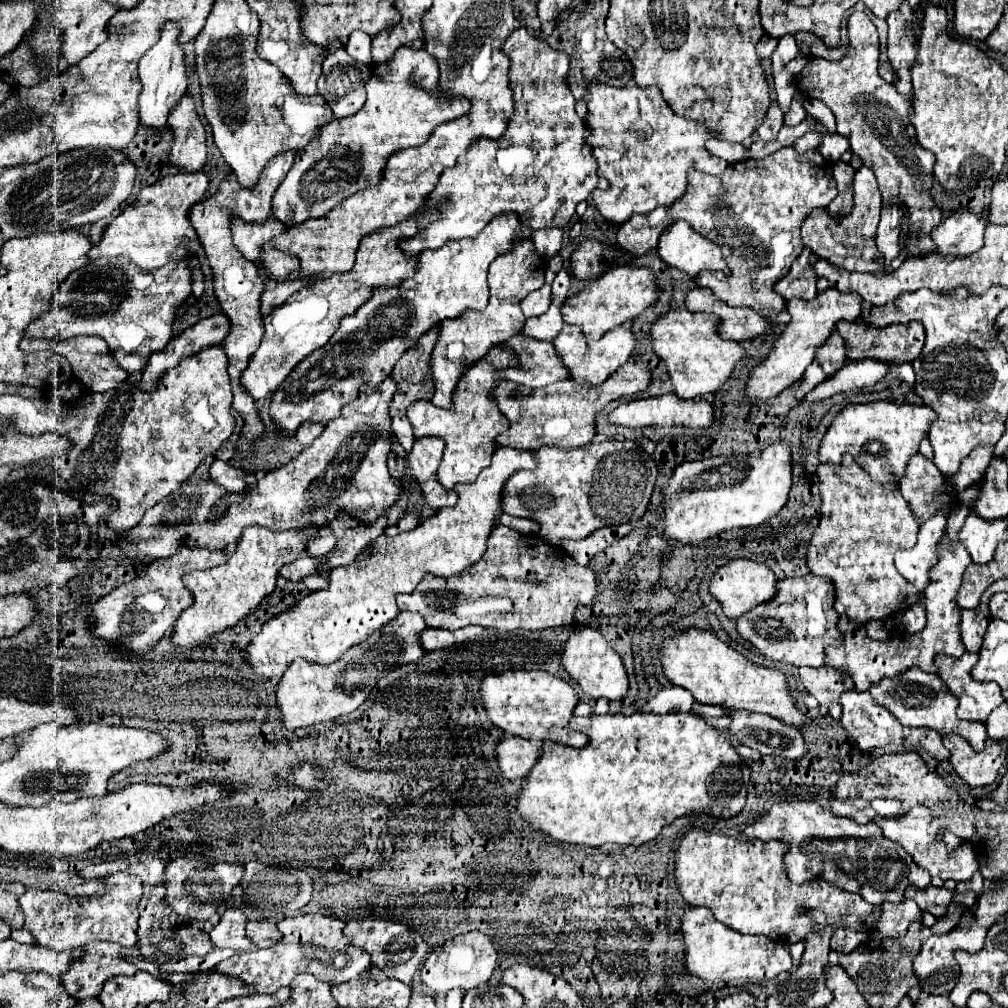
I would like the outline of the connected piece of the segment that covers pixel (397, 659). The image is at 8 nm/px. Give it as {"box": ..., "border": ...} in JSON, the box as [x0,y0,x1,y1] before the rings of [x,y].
{"box":[277,612,425,730],"border":[[[401,612],[393,622],[385,624],[381,630],[373,632],[363,644],[353,646],[349,652],[343,654],[337,662],[329,666],[311,664],[303,658],[297,658],[283,674],[281,682],[277,684],[277,712],[283,720],[285,730],[297,730],[303,726],[319,724],[325,720],[335,720],[343,714],[349,714],[365,702],[371,688],[383,678],[387,672],[419,660],[425,650],[419,644],[419,634],[425,630],[425,622],[421,614]]]}

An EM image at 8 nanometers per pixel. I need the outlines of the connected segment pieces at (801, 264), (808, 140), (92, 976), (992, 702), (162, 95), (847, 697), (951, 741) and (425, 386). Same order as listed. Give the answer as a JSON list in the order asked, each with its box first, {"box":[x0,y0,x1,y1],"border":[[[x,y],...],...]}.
[{"box":[775,248,817,300],"border":[[[805,248],[791,264],[791,270],[785,278],[781,278],[775,284],[775,292],[781,294],[785,300],[791,298],[801,298],[801,300],[813,300],[815,298],[815,282],[817,274],[809,266],[809,256],[811,252]]]},{"box":[793,132,821,152],"border":[[[805,132],[801,138],[797,138],[797,142],[793,144],[793,148],[797,152],[807,152],[807,150],[815,150],[821,144],[821,134],[817,132]]]},{"box":[61,942,137,998],"border":[[[87,942],[81,948],[81,958],[73,960],[69,970],[61,976],[61,984],[73,998],[95,998],[103,982],[111,976],[137,972],[137,968],[127,962],[125,954],[131,954],[131,950],[113,942]]]},{"box":[935,652,1005,722],"border":[[[965,652],[961,658],[939,654],[935,658],[937,674],[959,700],[957,716],[963,720],[985,722],[987,716],[1005,702],[1001,688],[995,682],[977,682],[971,678],[971,668],[977,664],[977,654]]]},{"box":[139,22,187,136],"border":[[[173,22],[163,24],[161,28],[161,40],[145,52],[145,56],[139,60],[139,78],[143,84],[143,90],[139,94],[139,116],[141,126],[153,134],[159,136],[167,130],[167,118],[169,112],[181,102],[181,98],[187,92],[187,74],[185,74],[185,56],[181,46],[177,44],[179,28]]]},{"box":[841,690,907,752],"border":[[[849,690],[845,694],[841,694],[841,706],[843,706],[843,716],[841,716],[841,726],[847,732],[847,736],[855,742],[855,746],[863,752],[869,752],[873,748],[879,746],[887,746],[893,744],[893,740],[897,740],[897,744],[903,744],[907,740],[907,728],[903,728],[897,718],[893,718],[893,714],[889,714],[889,710],[885,708],[877,708],[877,704],[871,708],[871,694],[869,692],[855,692]]]},{"box":[943,734,1007,788],"border":[[[949,734],[943,738],[943,746],[951,752],[949,762],[953,770],[971,788],[993,784],[1007,756],[1007,740],[993,742],[991,738],[987,738],[983,752],[973,752],[961,736]]]},{"box":[389,332,433,452],"border":[[[427,332],[427,334],[423,334],[423,336],[419,338],[419,344],[411,346],[411,348],[399,358],[399,362],[395,364],[395,368],[393,368],[393,372],[391,372],[391,378],[397,382],[397,394],[393,396],[393,400],[391,400],[391,404],[389,404],[389,416],[391,416],[393,430],[395,430],[395,434],[397,434],[397,440],[399,440],[399,444],[403,446],[405,452],[409,452],[411,446],[413,446],[413,442],[415,442],[411,424],[409,424],[409,420],[407,420],[407,416],[405,416],[407,406],[409,406],[411,402],[415,402],[415,400],[421,400],[421,398],[425,398],[425,400],[431,400],[431,398],[433,398],[433,380],[431,380],[431,370],[429,370],[429,356],[431,356],[431,346],[429,346],[429,332]]]}]

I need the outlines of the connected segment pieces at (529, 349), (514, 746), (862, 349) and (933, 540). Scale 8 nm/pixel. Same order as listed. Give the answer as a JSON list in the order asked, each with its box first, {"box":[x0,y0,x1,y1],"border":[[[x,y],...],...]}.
[{"box":[497,334,567,388],"border":[[[517,334],[497,346],[509,346],[509,350],[517,352],[517,360],[521,362],[521,366],[509,366],[509,370],[501,370],[501,378],[505,380],[513,380],[529,388],[541,388],[567,378],[567,370],[555,354],[551,342]]]},{"box":[495,736,541,780],"border":[[[505,736],[497,742],[495,754],[499,770],[507,780],[523,780],[537,762],[541,748],[537,742],[519,736]]]},{"box":[836,318,923,364],"border":[[[857,318],[855,322],[839,321],[836,330],[845,338],[845,348],[847,348],[847,358],[851,360],[865,360],[865,358],[877,358],[881,362],[891,362],[891,364],[903,364],[903,362],[913,362],[917,354],[921,354],[923,348],[923,326],[921,322],[909,322],[909,324],[891,324],[885,328],[869,326],[867,322],[861,322]]]},{"box":[895,510,947,592],"border":[[[947,510],[937,512],[919,528],[919,540],[913,548],[895,554],[895,566],[919,592],[929,584],[929,570],[937,564],[937,542],[947,524]]]}]

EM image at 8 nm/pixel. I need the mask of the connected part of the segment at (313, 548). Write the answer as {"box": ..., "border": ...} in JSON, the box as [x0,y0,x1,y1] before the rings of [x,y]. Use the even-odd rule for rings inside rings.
{"box":[305,534,337,558],"border":[[[331,534],[331,536],[317,536],[317,538],[311,538],[307,548],[305,548],[305,554],[311,556],[311,558],[325,558],[329,550],[335,548],[335,542],[337,538]]]}

